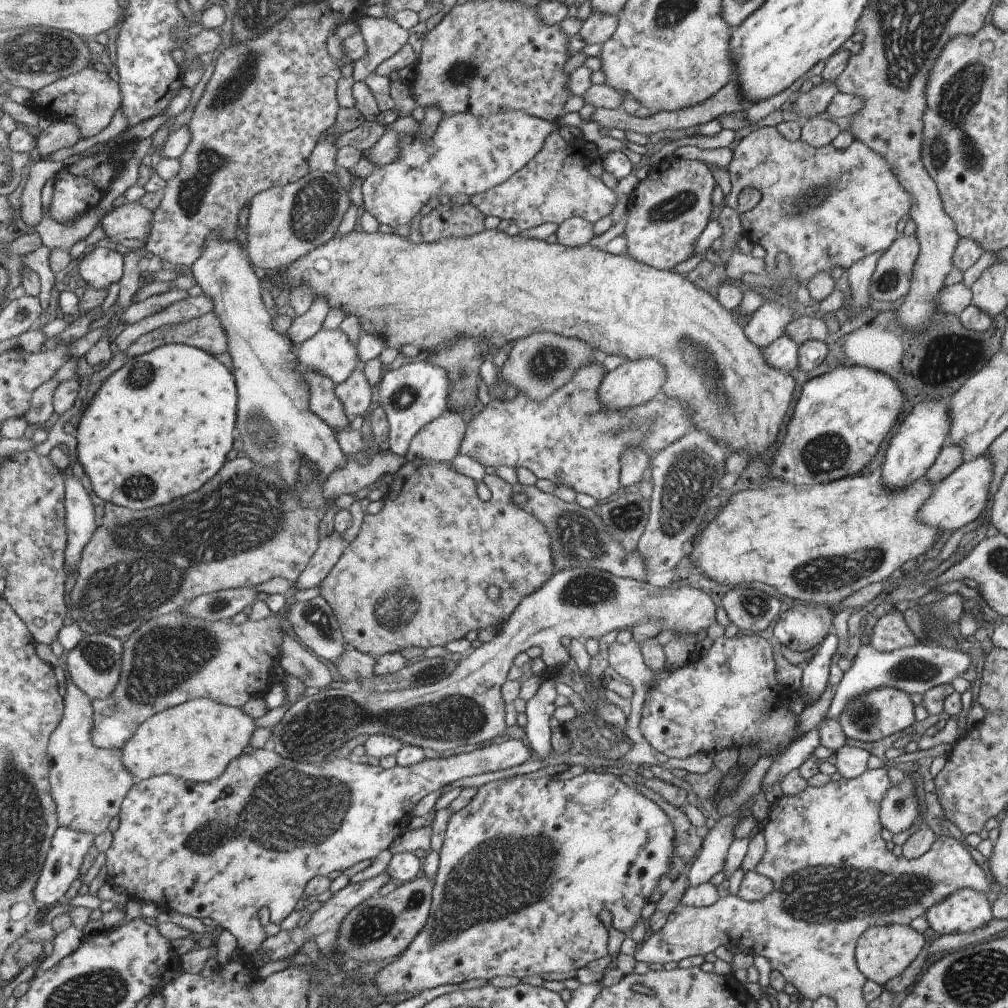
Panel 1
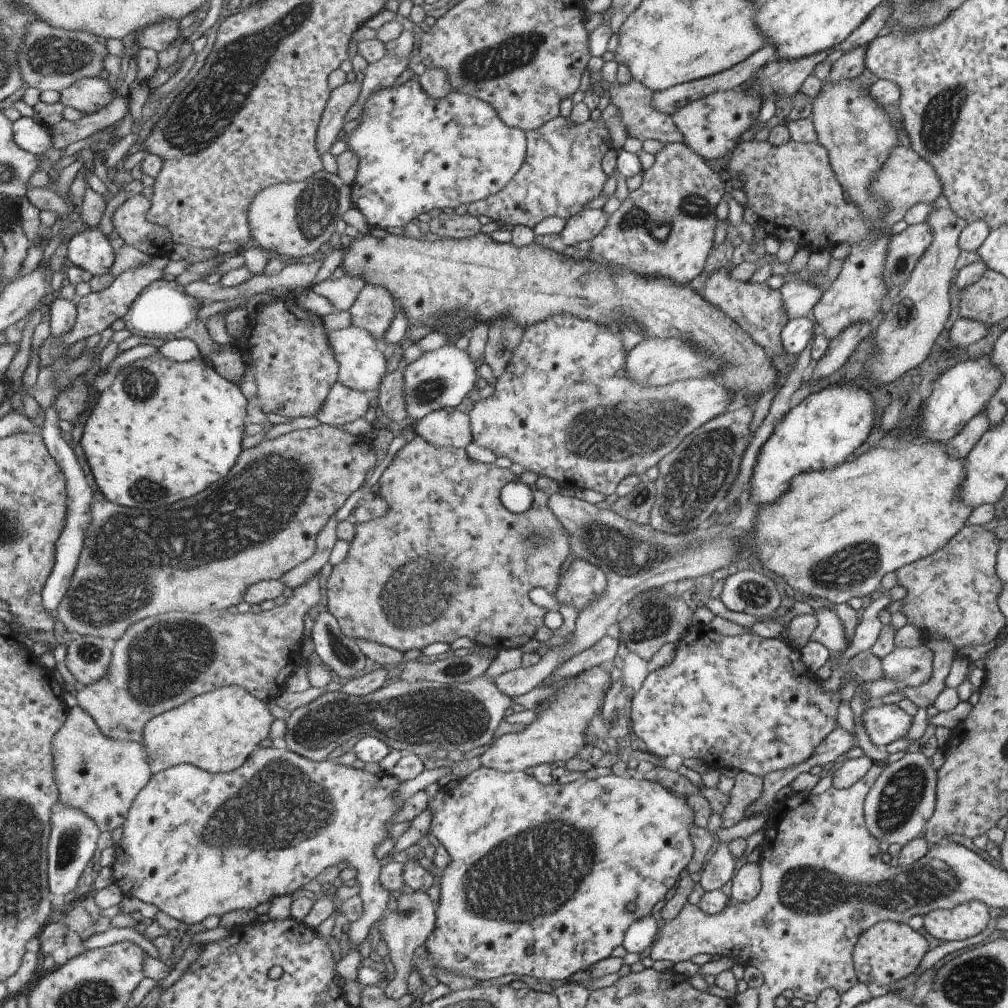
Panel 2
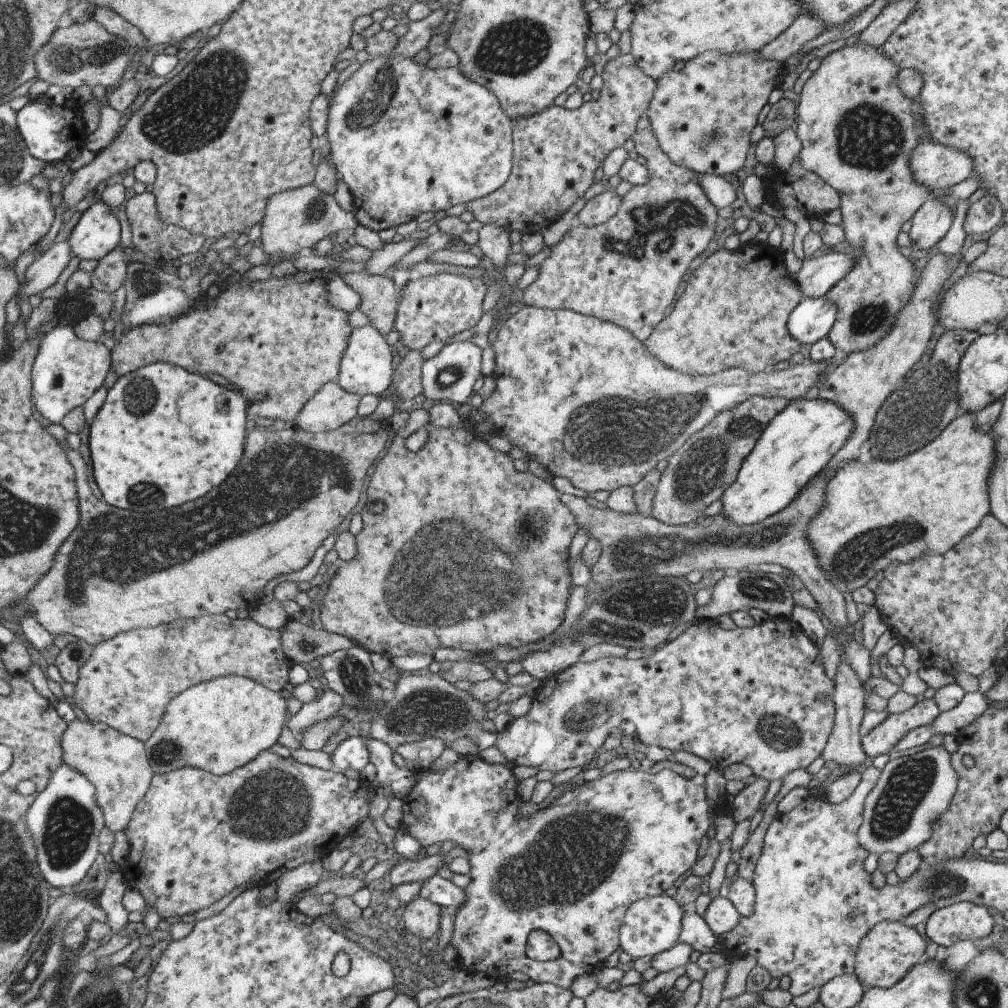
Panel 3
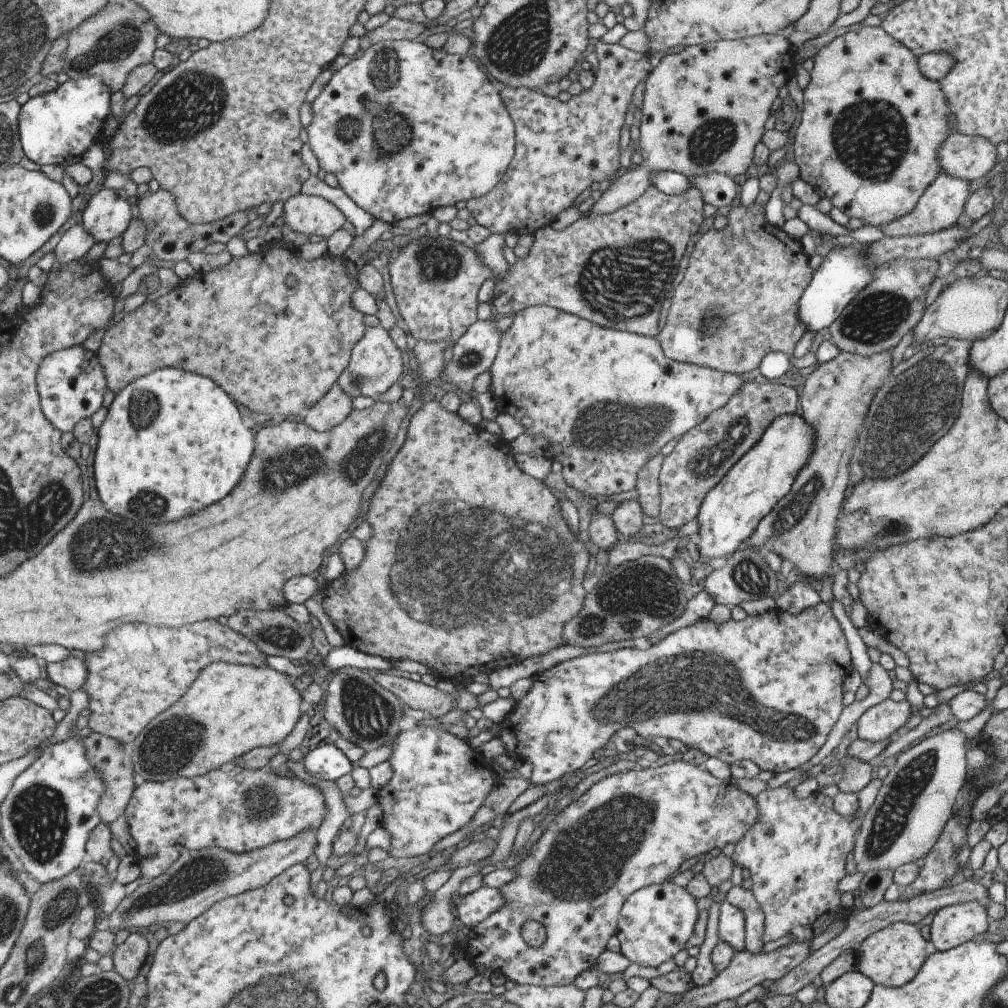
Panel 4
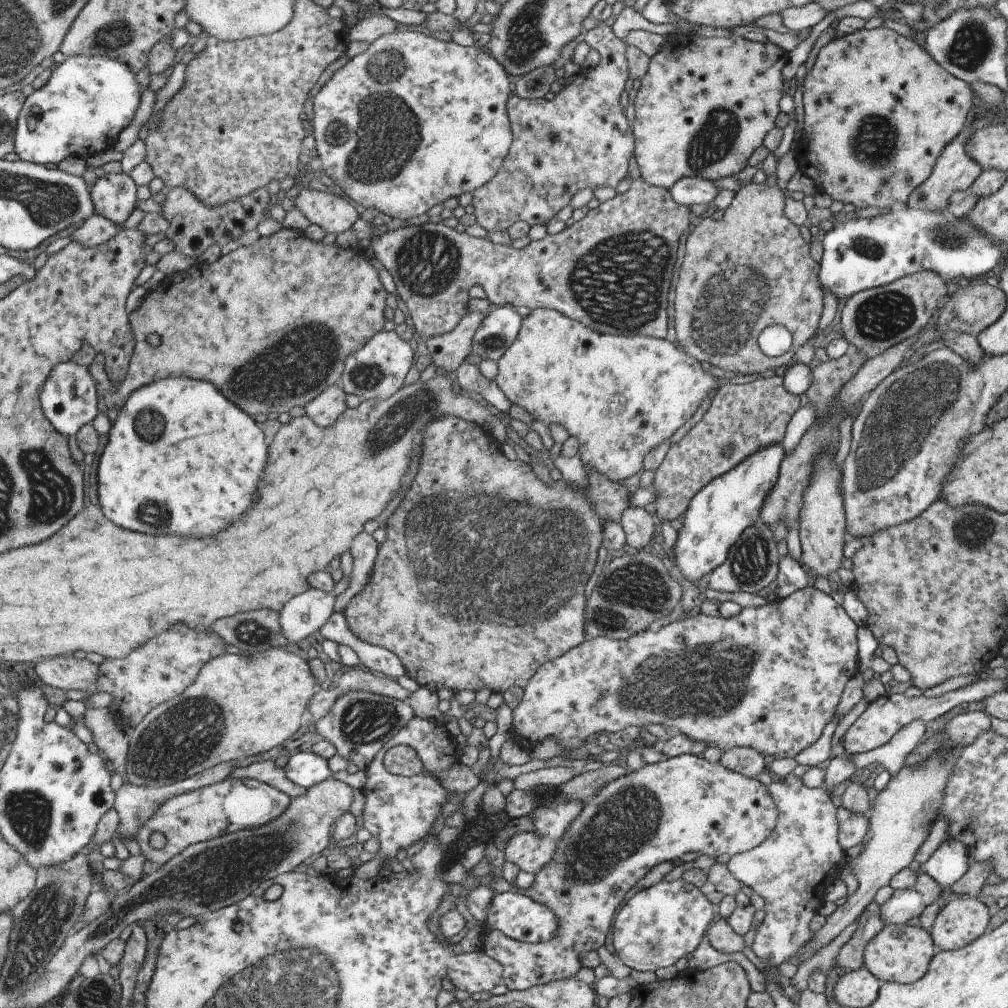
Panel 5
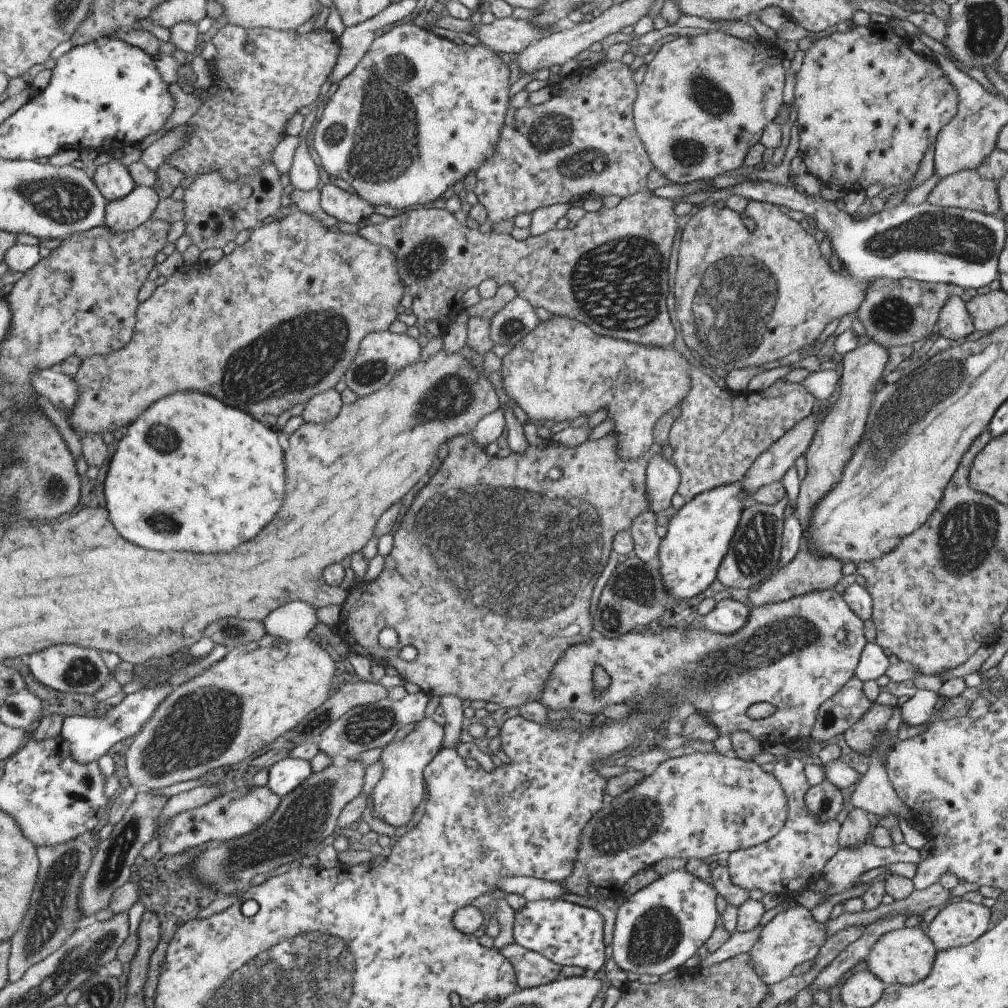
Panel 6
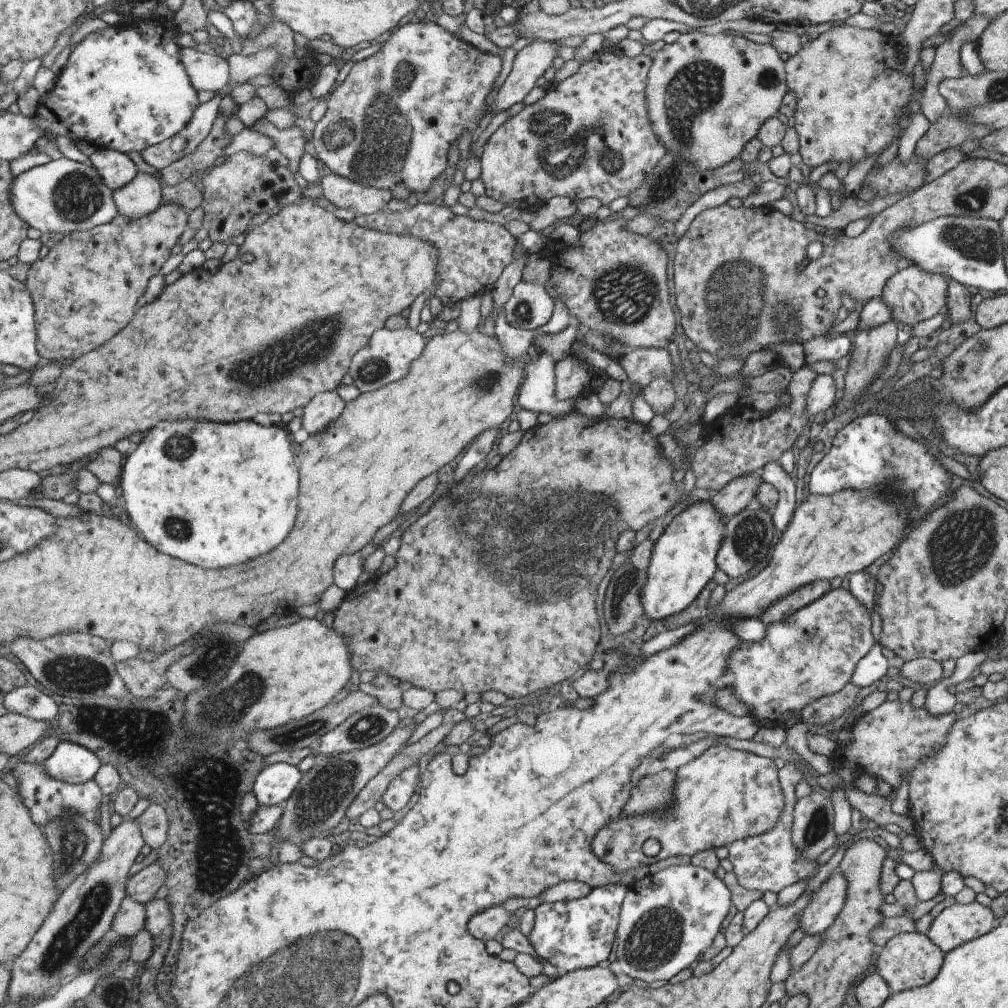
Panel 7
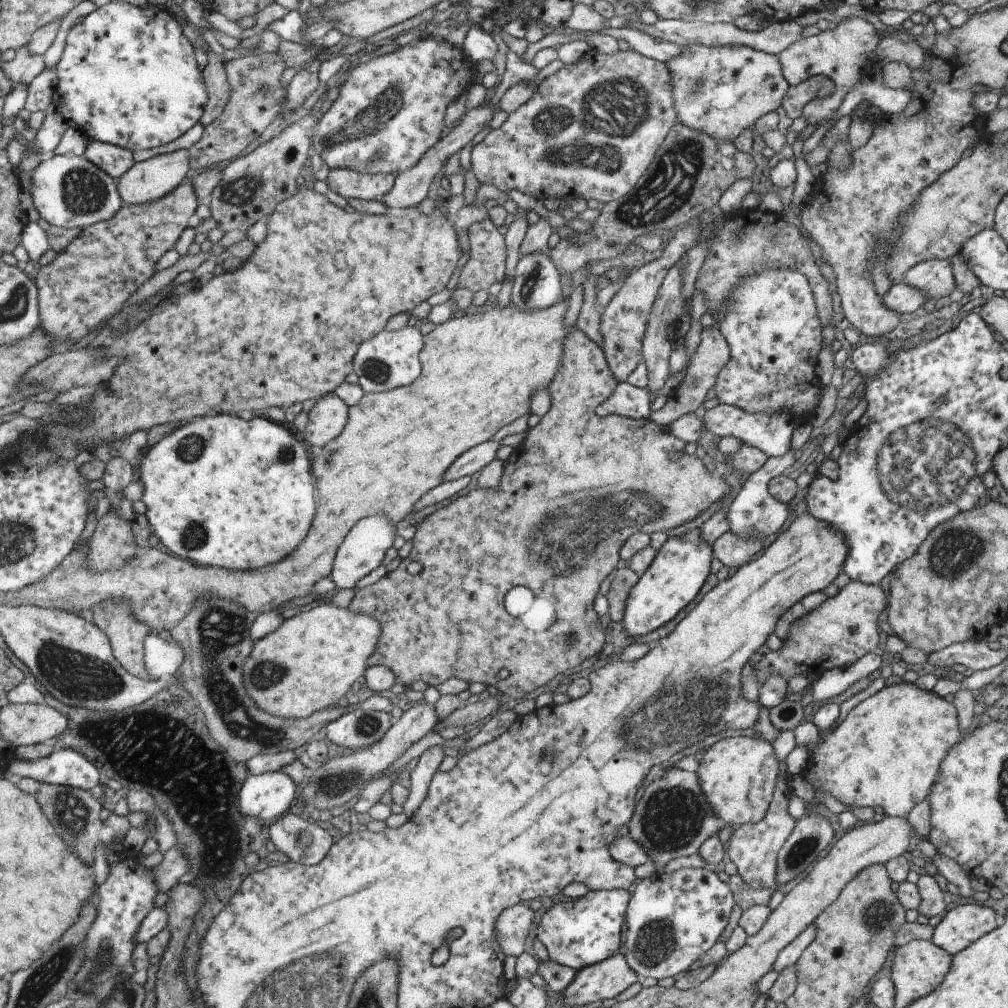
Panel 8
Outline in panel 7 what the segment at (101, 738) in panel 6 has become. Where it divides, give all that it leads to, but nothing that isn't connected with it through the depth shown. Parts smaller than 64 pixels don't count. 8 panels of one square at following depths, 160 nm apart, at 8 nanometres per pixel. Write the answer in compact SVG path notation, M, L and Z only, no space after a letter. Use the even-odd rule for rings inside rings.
M66 740L61 741L46 760L45 770L60 781L77 784L95 778L102 765L102 760L95 751Z

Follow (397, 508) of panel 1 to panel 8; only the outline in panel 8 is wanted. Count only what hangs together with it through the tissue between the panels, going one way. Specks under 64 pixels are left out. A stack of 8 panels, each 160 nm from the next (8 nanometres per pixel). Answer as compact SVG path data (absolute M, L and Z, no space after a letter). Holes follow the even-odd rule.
M573 326L563 339L558 372L547 388L551 401L549 410L540 416L539 422L533 428L527 428L523 441L512 448L510 455L504 462L498 486L495 486L495 489L484 489L477 486L475 490L471 490L463 496L458 495L447 506L435 510L417 522L413 526L412 538L409 538L412 544L409 561L407 558L403 558L401 562L393 564L393 572L388 569L388 572L372 585L354 592L346 609L352 613L373 615L380 623L378 644L367 658L367 666L388 666L395 675L396 682L404 687L412 682L417 682L417 680L421 680L428 687L436 687L447 679L455 677L468 685L472 682L481 682L485 686L494 686L498 691L506 694L508 698L521 700L523 696L527 696L533 690L547 684L557 674L563 674L565 670L569 671L578 664L585 666L590 657L600 655L603 631L599 624L599 617L593 609L593 600L599 595L597 590L601 581L611 570L615 570L620 565L618 550L626 538L637 531L649 535L652 532L665 531L667 528L683 524L695 518L709 505L715 501L718 502L723 494L725 497L729 492L725 480L719 476L717 478L710 476L710 472L702 466L695 454L685 454L683 449L687 448L686 444L669 434L665 427L655 424L648 418L628 419L619 415L598 417L594 408L607 398L617 383L606 365L604 354L599 346L585 333ZM413 560L417 564L421 564L421 570L415 575L407 572L407 564ZM518 586L528 588L534 596L548 598L551 601L551 606L554 606L554 610L549 610L549 622L547 622L547 626L543 626L543 630L527 629L527 622L523 622L523 618L511 616L505 610L503 604L505 593Z

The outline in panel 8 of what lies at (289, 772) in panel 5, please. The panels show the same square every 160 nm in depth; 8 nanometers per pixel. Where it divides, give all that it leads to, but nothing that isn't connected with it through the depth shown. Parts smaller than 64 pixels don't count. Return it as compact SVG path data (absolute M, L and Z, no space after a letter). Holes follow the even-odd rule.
M281 771L250 774L239 789L238 810L242 817L255 817L269 823L289 810L297 793L298 786Z

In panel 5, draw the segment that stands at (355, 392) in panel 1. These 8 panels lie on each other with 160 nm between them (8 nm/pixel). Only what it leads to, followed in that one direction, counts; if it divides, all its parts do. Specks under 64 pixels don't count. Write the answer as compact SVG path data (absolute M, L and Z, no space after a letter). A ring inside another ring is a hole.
M333 383L304 404L304 415L315 426L330 427L346 409L346 395L339 383Z

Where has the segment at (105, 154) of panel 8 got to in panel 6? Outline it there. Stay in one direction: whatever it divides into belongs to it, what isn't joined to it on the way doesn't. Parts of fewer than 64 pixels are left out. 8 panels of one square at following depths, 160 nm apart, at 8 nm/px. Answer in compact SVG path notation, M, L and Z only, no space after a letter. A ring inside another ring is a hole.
M118 160L98 166L93 177L108 202L124 199L138 185L129 167L123 166Z

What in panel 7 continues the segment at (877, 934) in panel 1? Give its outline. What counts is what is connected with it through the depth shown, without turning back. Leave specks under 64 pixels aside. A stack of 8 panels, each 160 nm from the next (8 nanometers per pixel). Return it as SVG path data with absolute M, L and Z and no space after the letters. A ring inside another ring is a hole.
M913 931L894 934L877 950L875 971L888 986L891 993L920 987L930 983L938 973L944 953L927 936Z

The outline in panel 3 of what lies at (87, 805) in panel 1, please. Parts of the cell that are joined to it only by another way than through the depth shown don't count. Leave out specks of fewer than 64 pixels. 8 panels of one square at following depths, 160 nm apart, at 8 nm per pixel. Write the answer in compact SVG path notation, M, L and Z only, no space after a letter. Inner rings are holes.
M81 713L69 724L69 728L63 733L62 749L64 750L64 755L62 759L67 765L72 766L76 771L85 775L91 781L91 784L95 786L98 805L105 815L106 826L114 833L119 832L119 830L125 832L137 805L141 802L145 794L147 794L149 788L151 788L151 783L157 774L153 770L149 751L146 746L146 741L124 735L108 724L91 721Z

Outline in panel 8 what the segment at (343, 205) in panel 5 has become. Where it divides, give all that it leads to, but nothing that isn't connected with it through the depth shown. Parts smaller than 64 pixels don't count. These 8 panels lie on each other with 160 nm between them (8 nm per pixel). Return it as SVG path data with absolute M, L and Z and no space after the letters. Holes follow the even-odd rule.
M329 169L325 178L328 190L345 200L379 201L391 190L394 183L392 173L367 174L351 169Z

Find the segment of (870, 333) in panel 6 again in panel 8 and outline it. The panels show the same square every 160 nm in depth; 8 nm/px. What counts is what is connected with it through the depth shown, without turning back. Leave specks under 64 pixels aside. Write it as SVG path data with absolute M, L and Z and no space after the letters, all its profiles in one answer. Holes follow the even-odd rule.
M927 259L908 268L902 282L925 294L926 300L939 300L954 288L954 278L950 263L946 259Z

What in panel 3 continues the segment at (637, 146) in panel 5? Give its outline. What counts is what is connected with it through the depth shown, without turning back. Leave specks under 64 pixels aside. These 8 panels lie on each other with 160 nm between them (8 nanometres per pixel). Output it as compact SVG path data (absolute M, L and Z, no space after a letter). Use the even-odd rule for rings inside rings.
M705 51L695 58L688 60L683 66L679 66L675 70L665 71L665 74L662 74L662 77L655 81L656 89L652 95L646 114L659 148L670 158L670 161L673 161L675 164L683 164L688 169L697 173L709 173L712 175L733 174L733 172L743 166L745 156L747 156L747 148L751 145L749 143L749 132L757 124L757 114L761 112L761 108L767 103L769 92L777 87L777 79L781 76L781 68L783 68L783 64L776 61L759 59L756 52L747 53L746 51L742 51L736 55L724 55L719 51ZM608 187L603 193L588 199L581 210L576 214L575 221L586 227L597 226L607 222L620 207L620 198L613 194L613 189Z

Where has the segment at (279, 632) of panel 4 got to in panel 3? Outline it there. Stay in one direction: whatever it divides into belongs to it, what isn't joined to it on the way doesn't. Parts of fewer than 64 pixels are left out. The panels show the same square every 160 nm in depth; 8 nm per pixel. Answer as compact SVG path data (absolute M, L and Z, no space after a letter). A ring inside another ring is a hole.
M287 620L279 629L280 643L284 655L291 664L305 664L313 658L321 657L336 651L351 647L361 647L349 637L327 632L325 629L314 630L299 621Z

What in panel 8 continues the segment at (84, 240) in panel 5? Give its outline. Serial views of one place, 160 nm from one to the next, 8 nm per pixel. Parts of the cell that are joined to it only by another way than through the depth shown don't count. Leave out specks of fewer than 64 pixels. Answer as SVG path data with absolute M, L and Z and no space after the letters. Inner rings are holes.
M181 149L172 153L158 155L148 161L138 162L118 181L124 205L144 205L158 201L173 192L191 174L188 150Z

